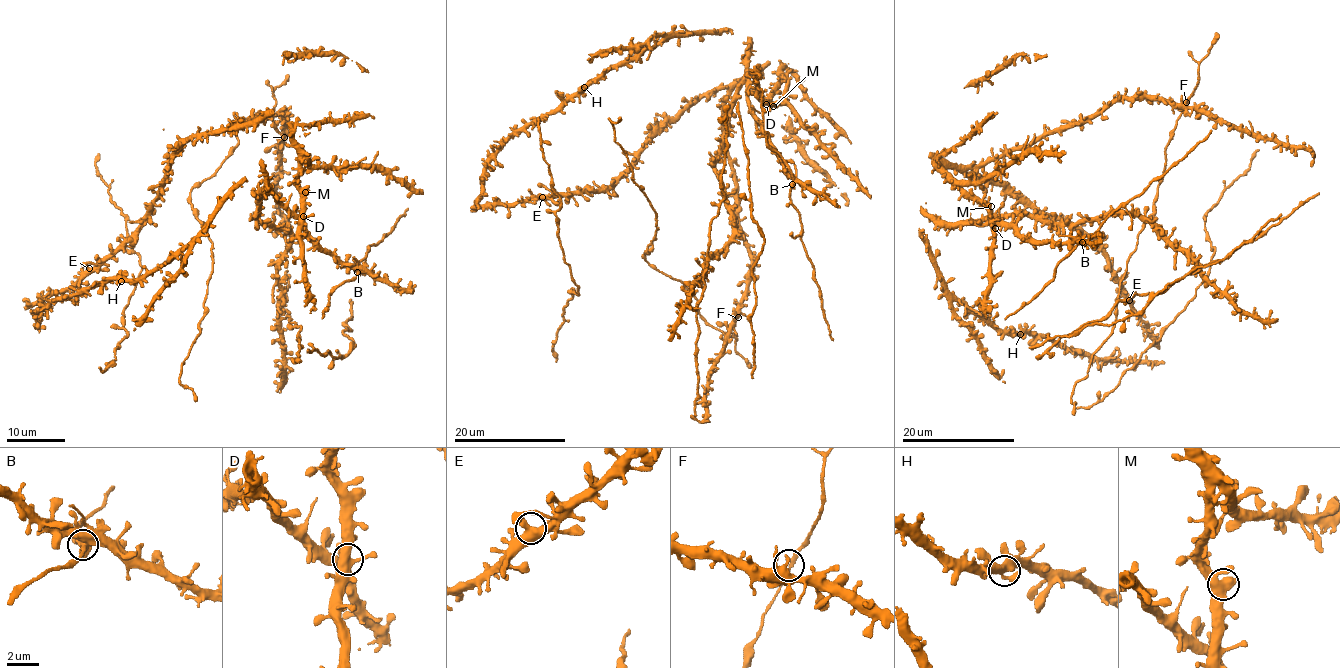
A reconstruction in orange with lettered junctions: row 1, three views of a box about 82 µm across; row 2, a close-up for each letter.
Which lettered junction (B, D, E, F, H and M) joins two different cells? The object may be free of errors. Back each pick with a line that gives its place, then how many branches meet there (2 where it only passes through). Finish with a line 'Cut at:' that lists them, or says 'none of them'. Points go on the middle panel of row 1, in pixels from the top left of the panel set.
Cut at: none of them

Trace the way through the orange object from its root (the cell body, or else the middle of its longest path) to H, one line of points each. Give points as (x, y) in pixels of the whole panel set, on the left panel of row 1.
H: (56, 301), (80, 295), (90, 288), (113, 279), (121, 281)

